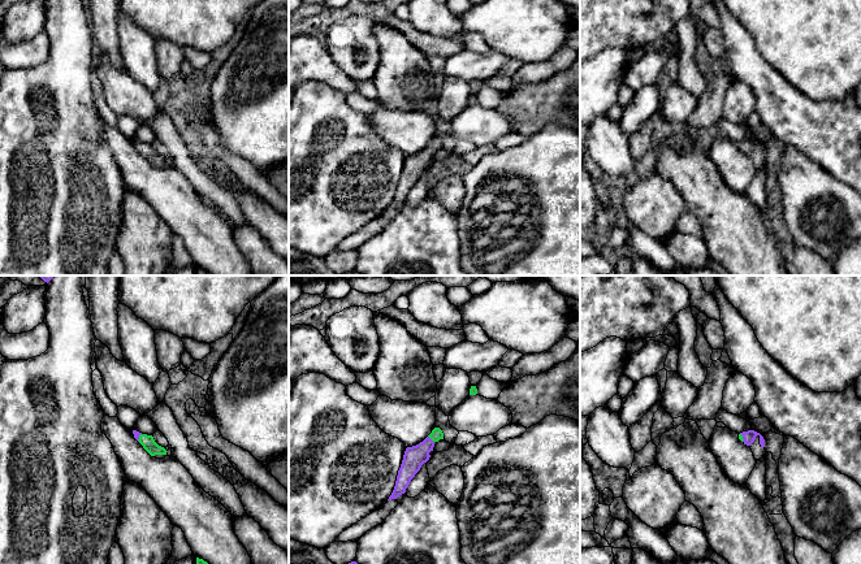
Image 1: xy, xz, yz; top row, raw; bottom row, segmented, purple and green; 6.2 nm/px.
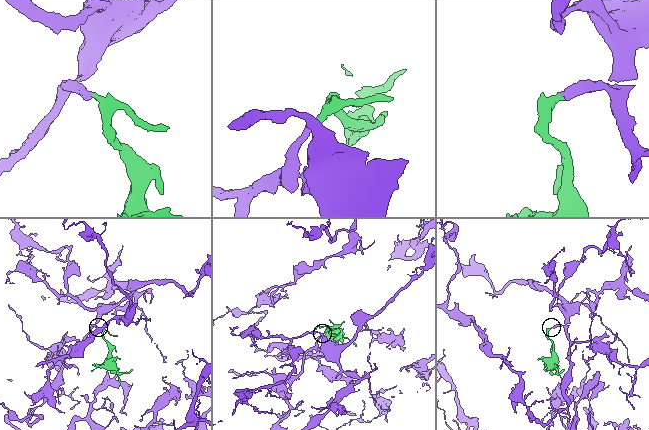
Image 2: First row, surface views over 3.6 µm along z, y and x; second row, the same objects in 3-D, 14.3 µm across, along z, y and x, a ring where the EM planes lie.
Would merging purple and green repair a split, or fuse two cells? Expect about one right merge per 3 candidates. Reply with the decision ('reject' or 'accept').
accept

